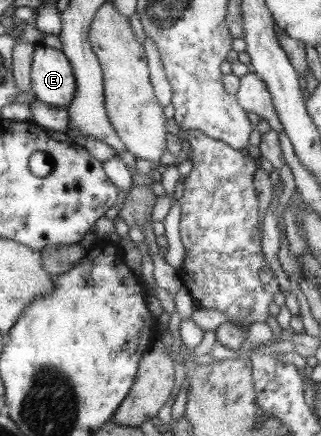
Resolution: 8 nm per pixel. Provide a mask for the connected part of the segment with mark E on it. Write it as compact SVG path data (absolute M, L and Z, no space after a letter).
M44 44L35 47L31 64L31 89L38 101L68 110L77 88L74 69L61 50Z

